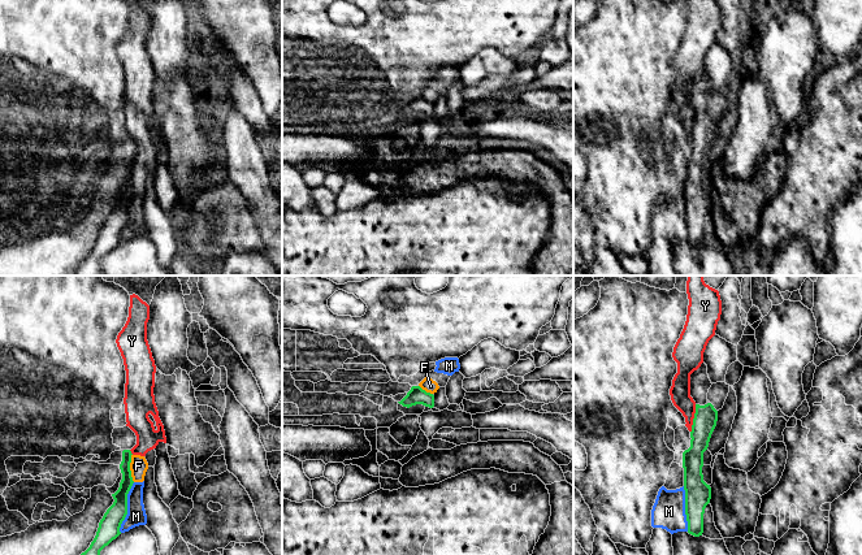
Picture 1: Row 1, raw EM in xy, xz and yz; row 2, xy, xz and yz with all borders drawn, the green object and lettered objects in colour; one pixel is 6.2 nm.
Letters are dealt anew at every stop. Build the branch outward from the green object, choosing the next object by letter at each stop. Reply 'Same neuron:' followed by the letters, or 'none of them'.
Same neuron: none of them

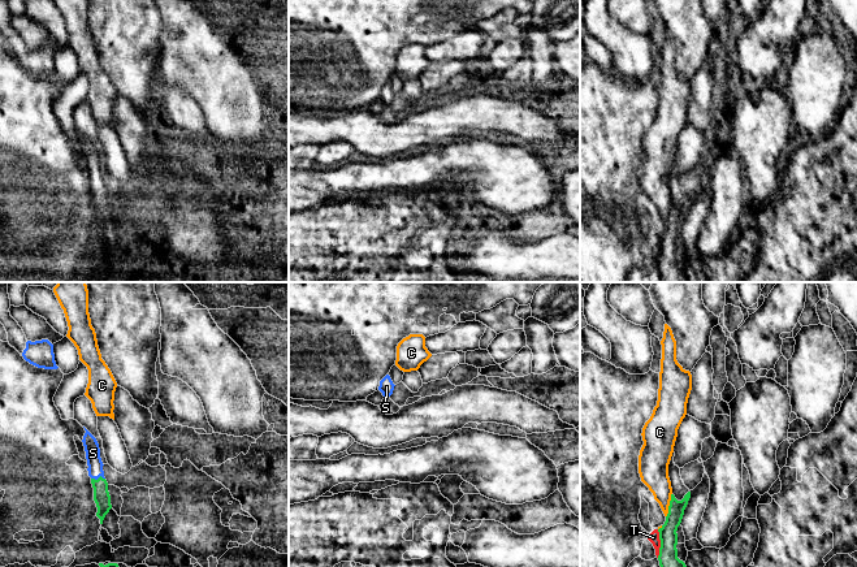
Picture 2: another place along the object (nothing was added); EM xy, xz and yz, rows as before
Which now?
Same neuron: S

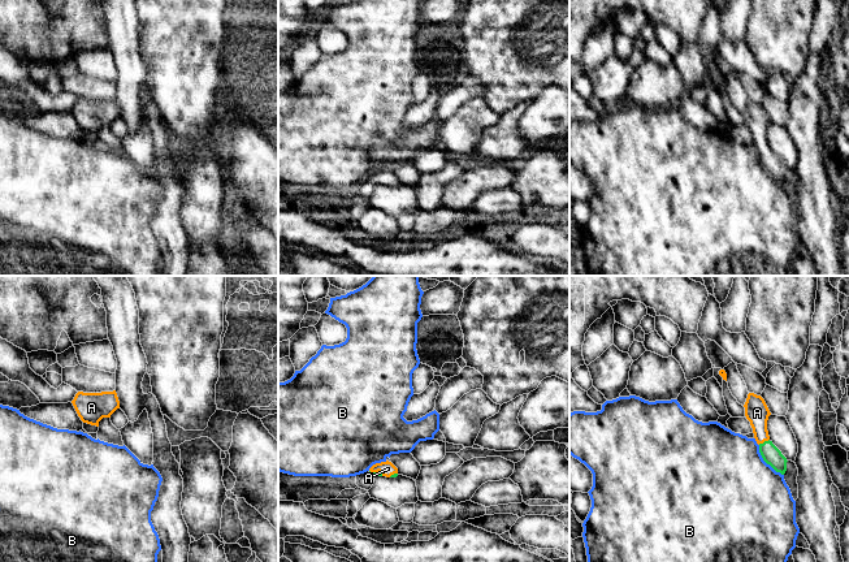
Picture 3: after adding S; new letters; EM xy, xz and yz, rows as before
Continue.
Same neuron: A

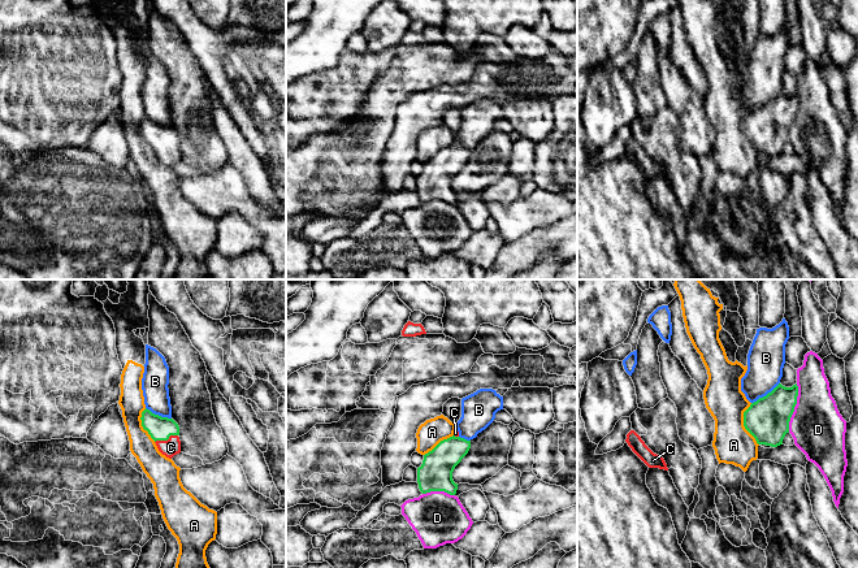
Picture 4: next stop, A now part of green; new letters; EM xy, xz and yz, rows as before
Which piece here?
Same neuron: C

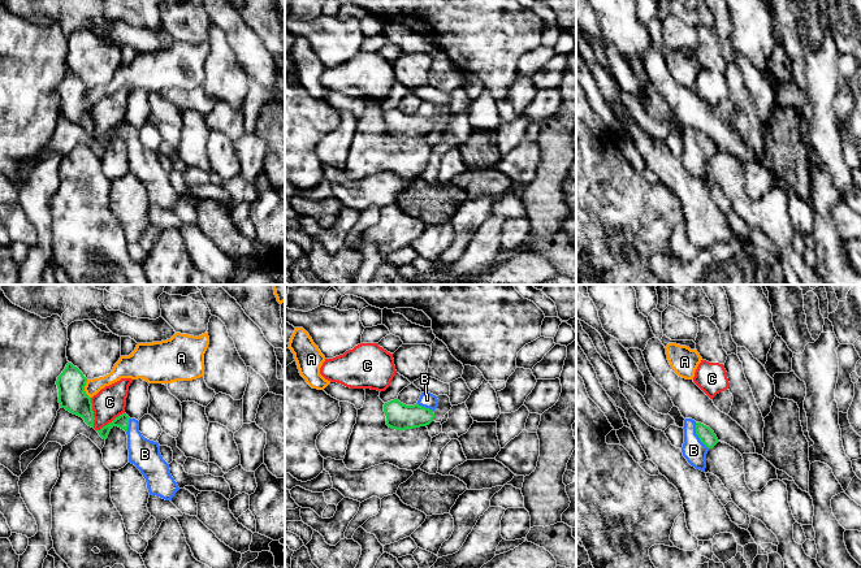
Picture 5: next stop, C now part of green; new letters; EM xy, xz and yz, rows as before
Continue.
Same neuron: B

